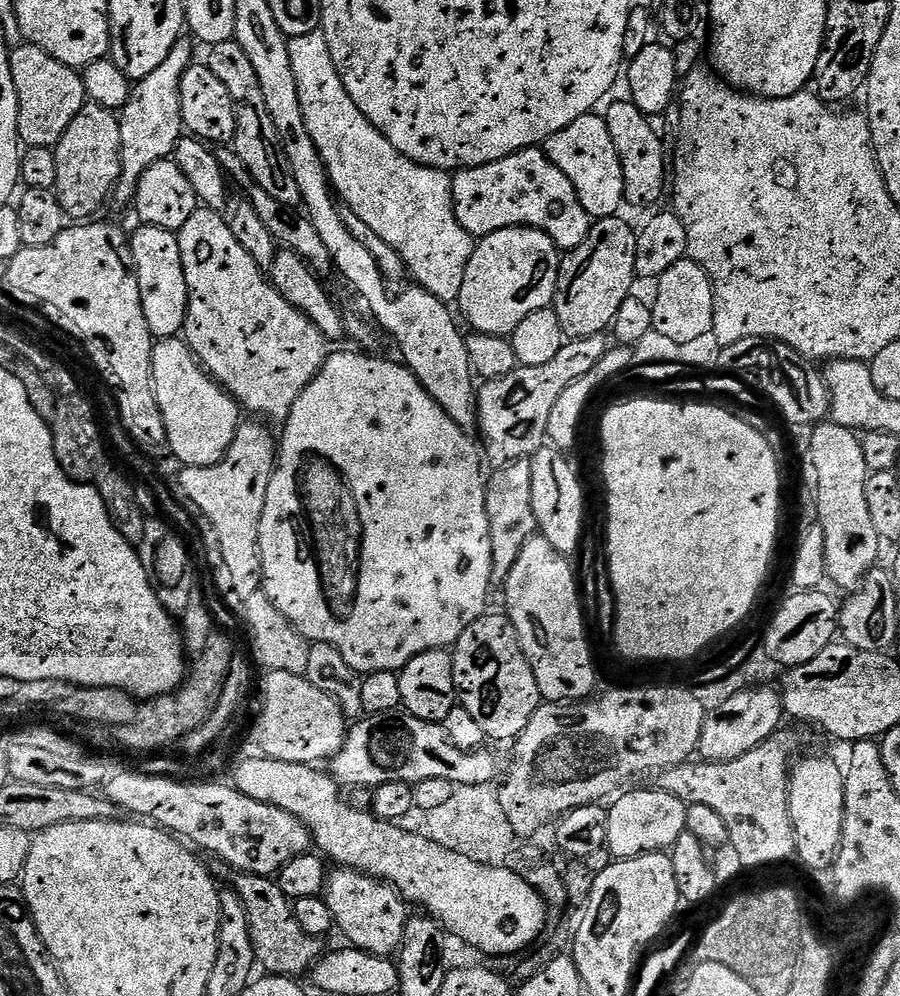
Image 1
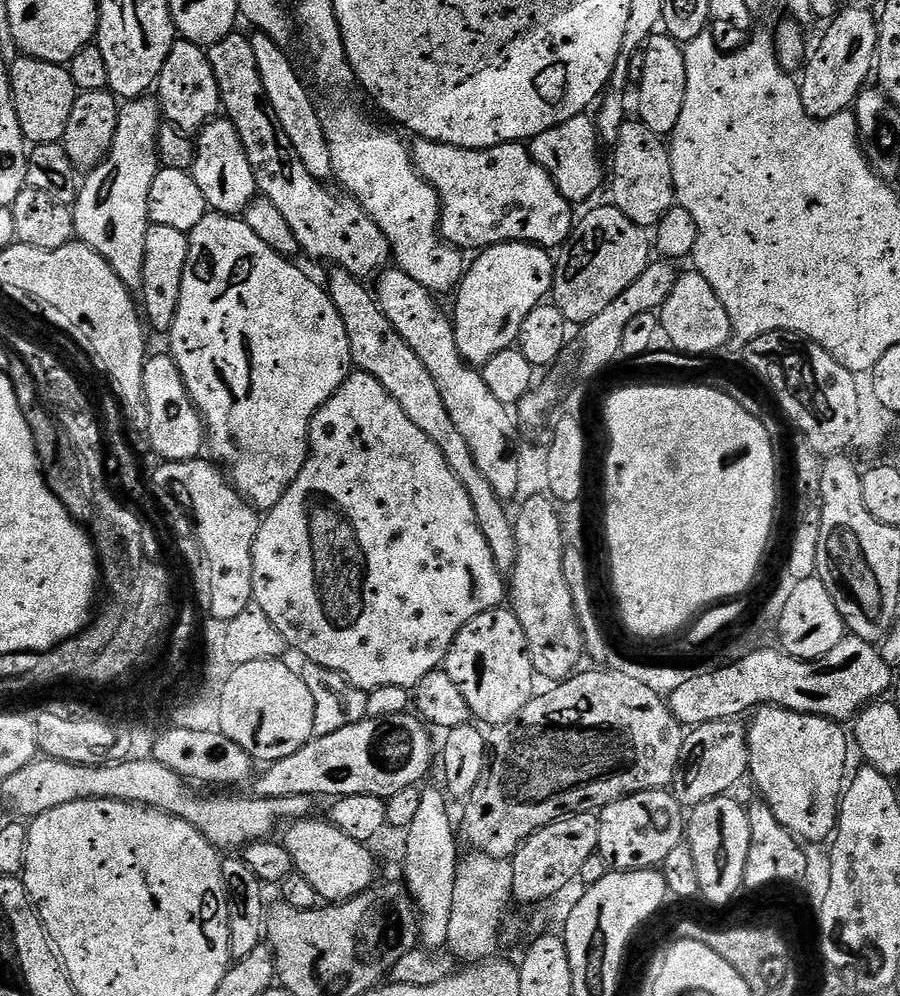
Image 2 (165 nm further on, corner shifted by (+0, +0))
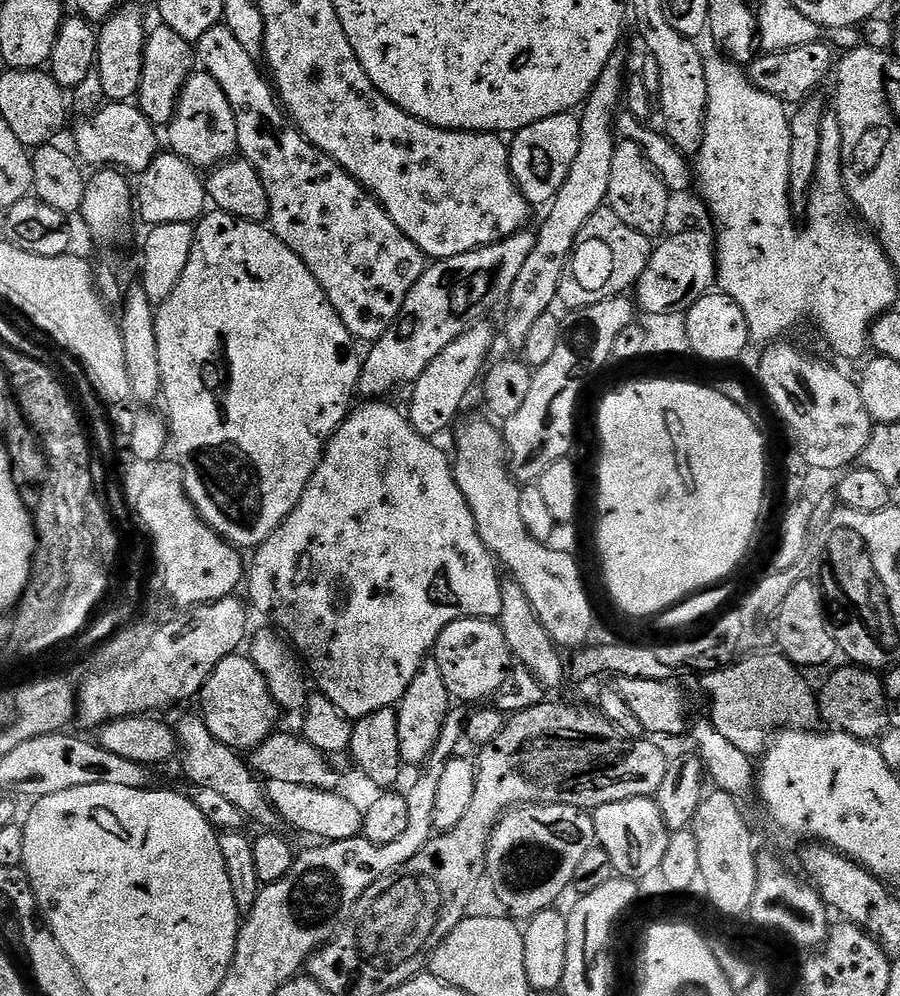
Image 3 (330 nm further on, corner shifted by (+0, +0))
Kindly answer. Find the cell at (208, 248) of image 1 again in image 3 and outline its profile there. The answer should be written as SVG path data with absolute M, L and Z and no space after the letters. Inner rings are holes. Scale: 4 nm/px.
M212 210L207 213L195 225L196 233L194 234L194 246L190 250L190 262L186 262L186 270L182 270L182 278L178 282L178 286L174 286L174 294L170 294L170 298L166 298L164 304L156 308L156 337L158 338L158 367L162 370L162 393L163 403L168 403L168 412L166 411L166 423L170 429L170 448L174 453L174 459L180 464L180 475L184 477L184 489L190 498L190 502L196 507L196 513L210 526L219 536L223 536L229 544L236 545L241 550L255 550L261 544L266 542L266 538L270 538L270 534L274 534L274 530L280 528L280 524L294 510L294 506L298 506L298 502L302 498L302 494L306 490L306 486L310 482L310 478L314 474L314 470L320 465L320 459L324 457L324 447L328 445L328 439L332 437L342 426L342 422L352 411L354 401L352 395L357 395L360 386L360 374L362 371L361 353L356 353L358 341L356 337L350 334L350 330L346 330L346 326L342 322L342 318L338 318L338 314L334 310L334 306L326 298L326 294L322 290L322 286L314 278L314 274L310 274L310 270L302 262L302 258L298 254L294 254L294 250L287 248L285 244L278 239L271 227L265 226L263 223L255 220L244 220L241 216L231 216L219 210Z

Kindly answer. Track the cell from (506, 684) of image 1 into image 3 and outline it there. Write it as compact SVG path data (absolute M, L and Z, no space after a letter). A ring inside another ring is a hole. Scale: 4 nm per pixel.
M465 616L462 620L450 622L438 638L434 649L434 663L442 670L442 676L448 687L449 697L460 700L484 700L492 696L504 683L510 680L510 653L504 631L495 619L483 616Z

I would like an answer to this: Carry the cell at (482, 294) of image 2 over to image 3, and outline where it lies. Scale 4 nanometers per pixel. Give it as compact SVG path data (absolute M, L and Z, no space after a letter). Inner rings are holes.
M488 322L473 324L461 336L454 338L454 342L450 342L450 346L446 346L446 350L442 350L442 354L438 354L438 358L434 358L434 362L426 366L426 370L422 370L415 384L411 385L412 401L406 407L406 415L418 434L436 438L439 432L446 431L448 427L449 431L457 423L461 415L460 407L463 406L468 391L475 386L479 376L481 379L489 363L488 355L492 352L496 336L498 340L497 329L495 332Z

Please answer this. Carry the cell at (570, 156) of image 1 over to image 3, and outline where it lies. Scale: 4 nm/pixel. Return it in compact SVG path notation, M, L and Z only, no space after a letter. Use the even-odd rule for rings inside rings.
M575 111L542 118L511 137L508 149L510 170L529 205L547 205L558 194L558 190L562 190L562 182L566 182L570 166L574 166L579 145L580 118Z

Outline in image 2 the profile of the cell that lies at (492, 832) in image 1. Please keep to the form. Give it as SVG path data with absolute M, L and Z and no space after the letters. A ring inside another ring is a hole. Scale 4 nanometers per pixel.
M483 854L468 855L465 855L458 864L447 947L454 948L458 953L479 962L495 957L496 950L501 947L499 934L506 923L504 911L507 910L508 903L513 903L514 900L512 894L514 870L508 860L499 860Z

